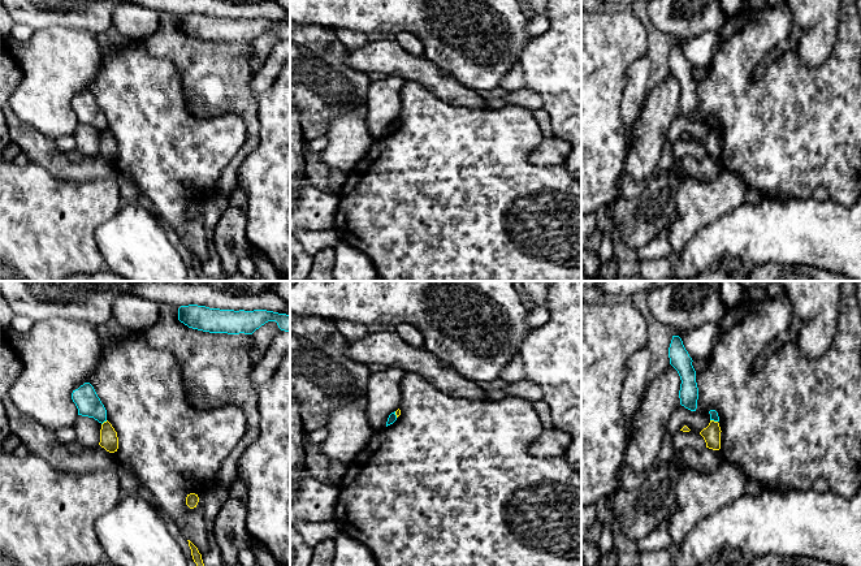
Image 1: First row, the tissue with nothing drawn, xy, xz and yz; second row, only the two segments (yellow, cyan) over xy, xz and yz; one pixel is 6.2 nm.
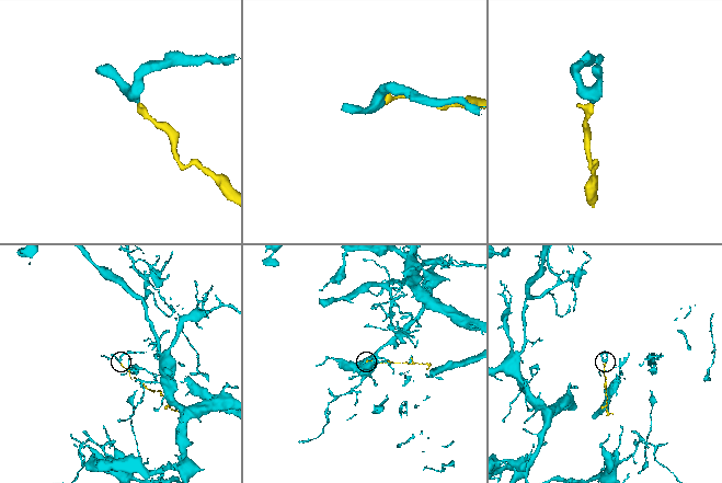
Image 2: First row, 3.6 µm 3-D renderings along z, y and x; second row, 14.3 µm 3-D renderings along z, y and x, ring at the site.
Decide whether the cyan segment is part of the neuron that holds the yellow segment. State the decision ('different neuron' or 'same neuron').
different neuron

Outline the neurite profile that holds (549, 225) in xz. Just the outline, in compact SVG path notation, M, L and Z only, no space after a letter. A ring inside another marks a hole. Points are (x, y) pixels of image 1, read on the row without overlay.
M407 81L404 83L401 91L401 100L401 124L393 133L376 139L371 152L347 174L346 182L338 195L339 202L333 229L337 232L341 241L365 254L372 260L377 276L382 281L581 281L581 185L566 170L563 165L538 167L529 161L531 152L545 139L532 111L511 104L497 109L473 109L462 105L451 105L432 95L421 85L412 81Z

